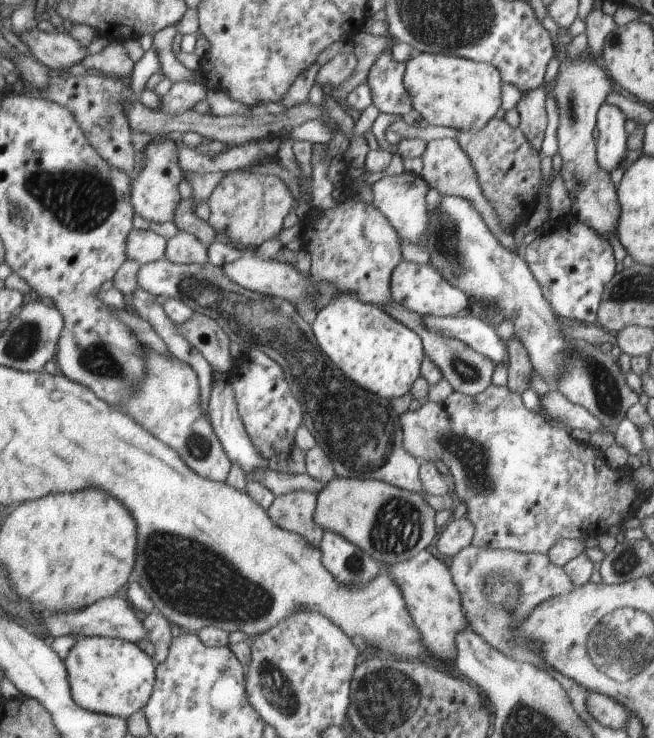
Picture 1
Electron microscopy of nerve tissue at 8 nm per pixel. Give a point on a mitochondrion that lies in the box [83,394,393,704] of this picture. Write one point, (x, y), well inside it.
(175, 572)

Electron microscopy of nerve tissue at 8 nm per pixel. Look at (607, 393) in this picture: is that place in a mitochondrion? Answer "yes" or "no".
yes

